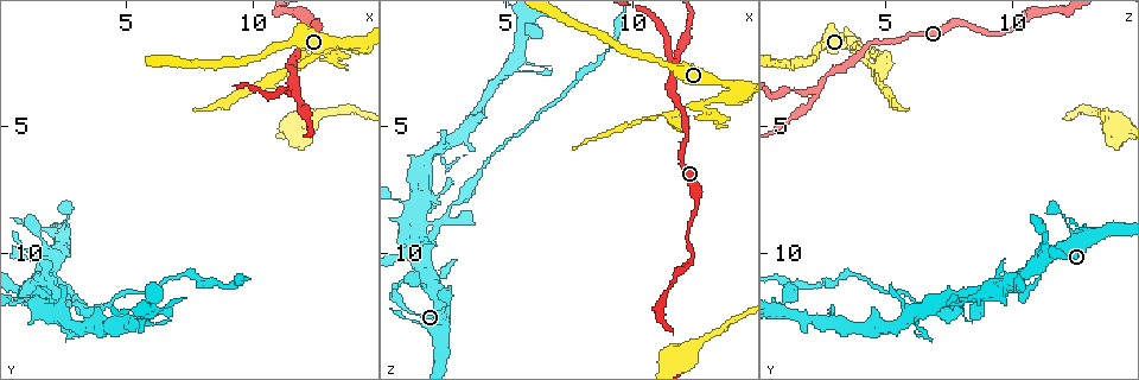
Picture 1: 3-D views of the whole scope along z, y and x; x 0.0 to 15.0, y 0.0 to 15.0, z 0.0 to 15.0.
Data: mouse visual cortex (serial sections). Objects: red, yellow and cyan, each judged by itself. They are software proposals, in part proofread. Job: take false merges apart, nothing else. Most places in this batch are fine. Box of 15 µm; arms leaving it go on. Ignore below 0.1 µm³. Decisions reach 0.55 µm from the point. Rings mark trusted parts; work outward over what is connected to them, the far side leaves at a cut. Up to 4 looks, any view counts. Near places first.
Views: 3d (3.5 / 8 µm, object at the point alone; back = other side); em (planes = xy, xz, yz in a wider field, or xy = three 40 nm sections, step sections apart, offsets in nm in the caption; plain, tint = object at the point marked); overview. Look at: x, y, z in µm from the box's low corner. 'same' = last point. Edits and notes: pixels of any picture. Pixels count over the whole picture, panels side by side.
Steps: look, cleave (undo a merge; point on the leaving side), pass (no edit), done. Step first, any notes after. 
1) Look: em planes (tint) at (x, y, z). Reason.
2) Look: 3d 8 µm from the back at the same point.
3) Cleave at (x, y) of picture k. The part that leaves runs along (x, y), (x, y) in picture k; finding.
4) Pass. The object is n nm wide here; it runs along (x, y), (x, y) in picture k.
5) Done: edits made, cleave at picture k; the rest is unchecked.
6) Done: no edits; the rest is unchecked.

Look: 3d 3.5 µm at (11.7, 3.3, 2.4). Narrows sharply.

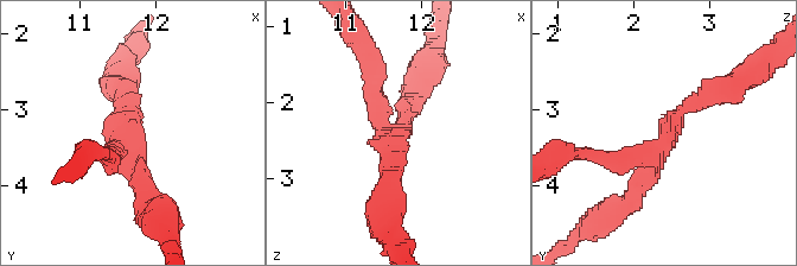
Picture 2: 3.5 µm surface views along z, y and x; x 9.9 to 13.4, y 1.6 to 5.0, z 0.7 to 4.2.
Look: em xy step 3 (tint) at (11.60, 3.30, 2.45). 3 arms meet here; the arms are 250, 250, 300 nm wide.

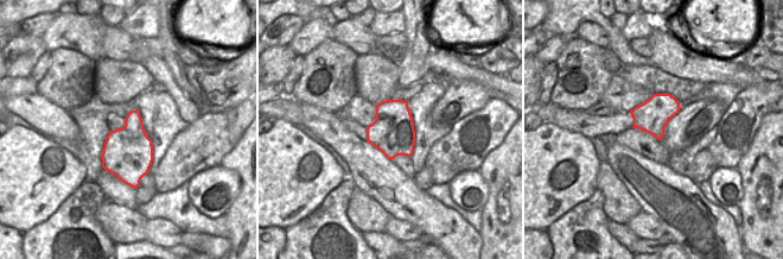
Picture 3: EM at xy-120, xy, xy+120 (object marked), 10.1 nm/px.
Pass. It runs along (722, 92), (674, 116), (632, 201) in picture 2; continuous, no second cell.

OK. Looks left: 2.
Look: 3d 3.5 µm at (1.9, 11.4, 9.4).

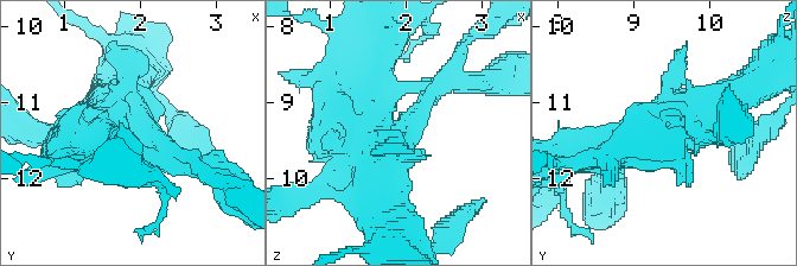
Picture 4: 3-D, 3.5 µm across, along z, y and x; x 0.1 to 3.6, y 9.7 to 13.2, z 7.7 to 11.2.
Look: em xy step 3 (tint) at the same point.

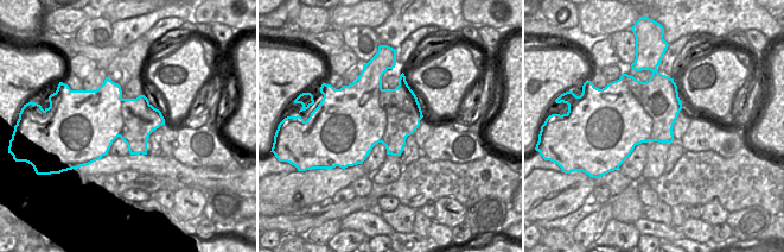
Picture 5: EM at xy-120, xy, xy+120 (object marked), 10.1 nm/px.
Cleave at (478, 35) of picture 4. A border runs along (410, 89), (396, 108), (402, 147) in picture 5; two cells meet here.

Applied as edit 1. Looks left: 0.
Done: edits made, cleave at picture 4; the rest is unchecked.

